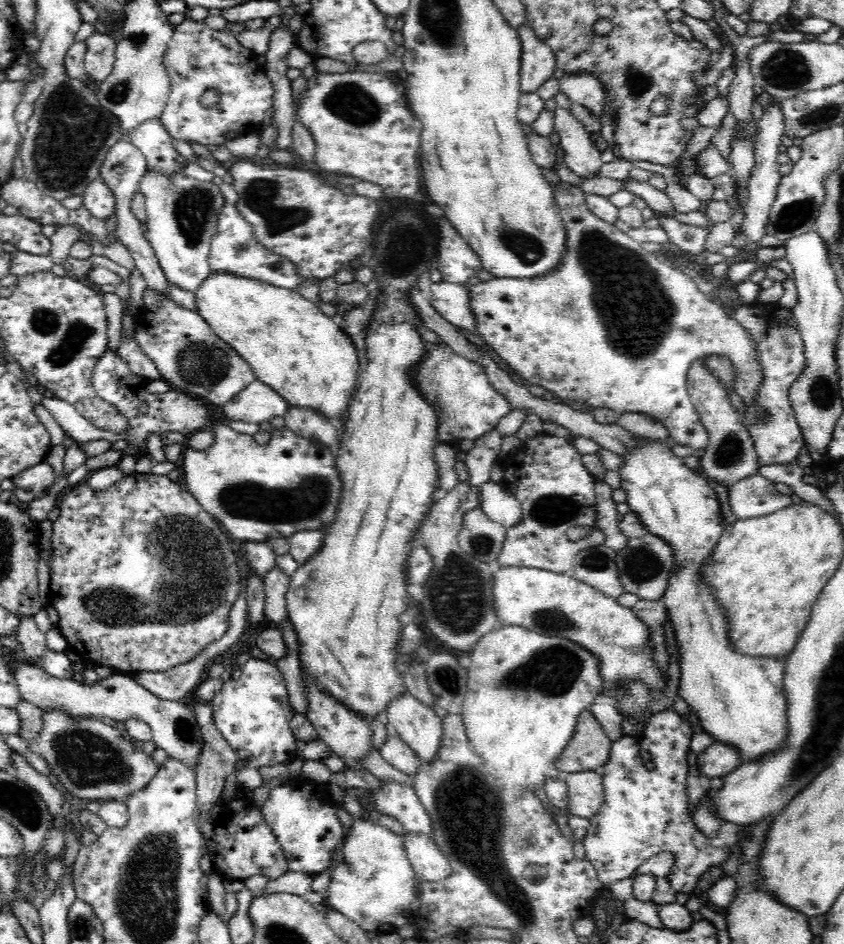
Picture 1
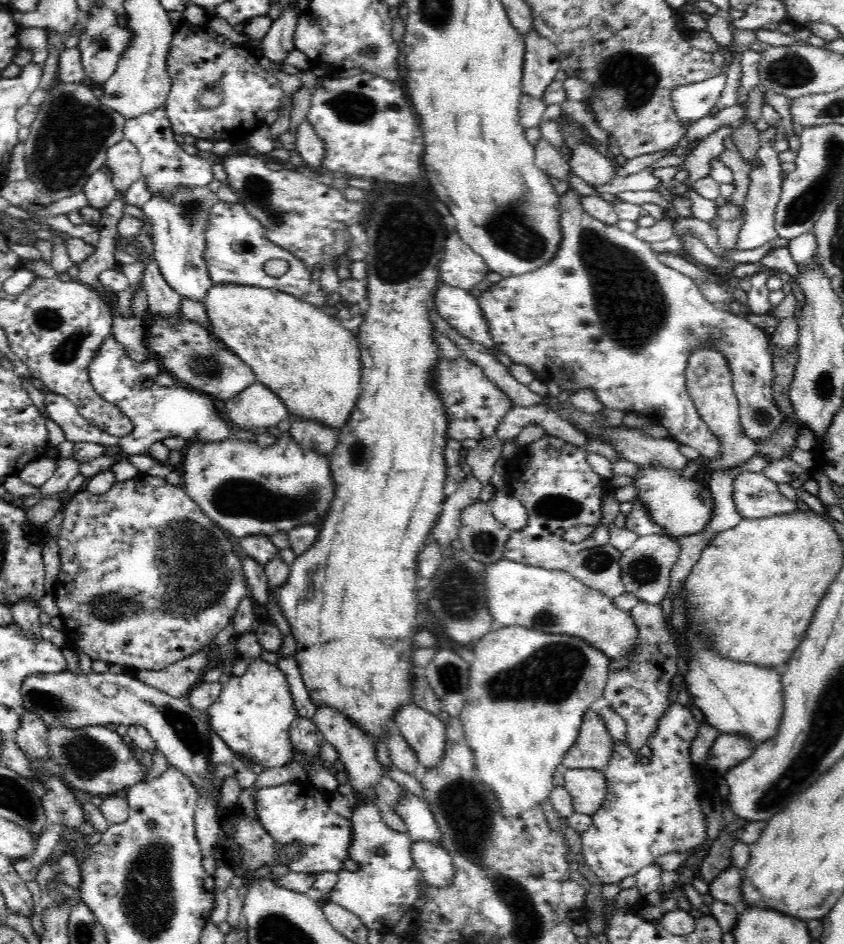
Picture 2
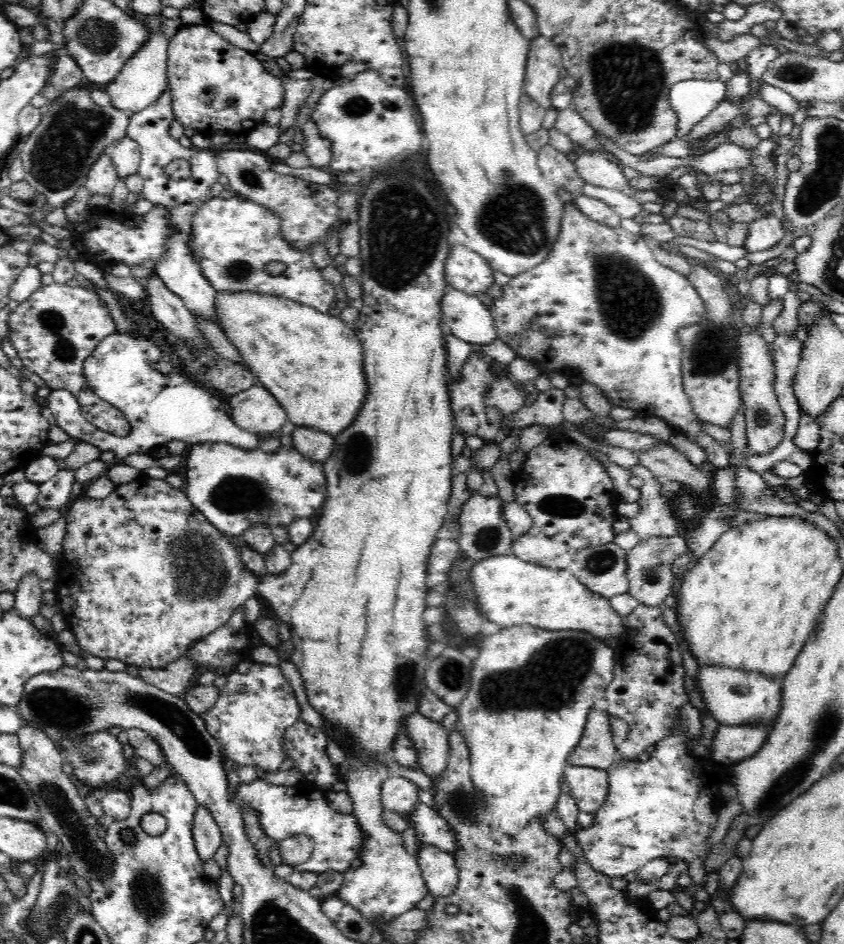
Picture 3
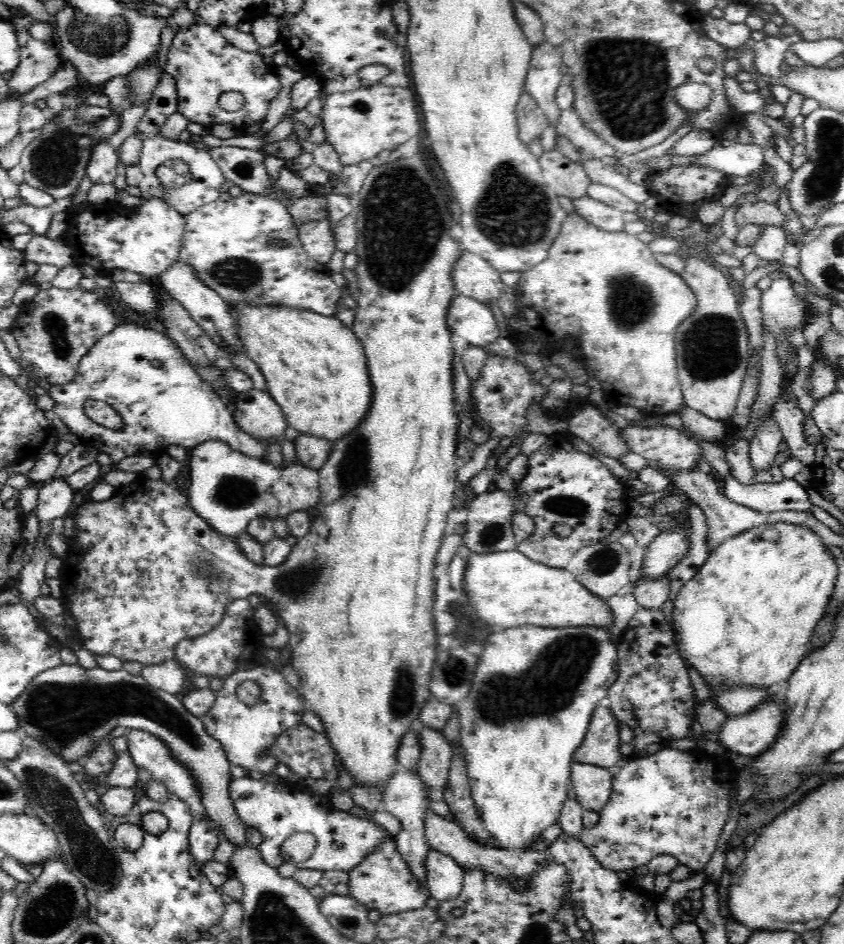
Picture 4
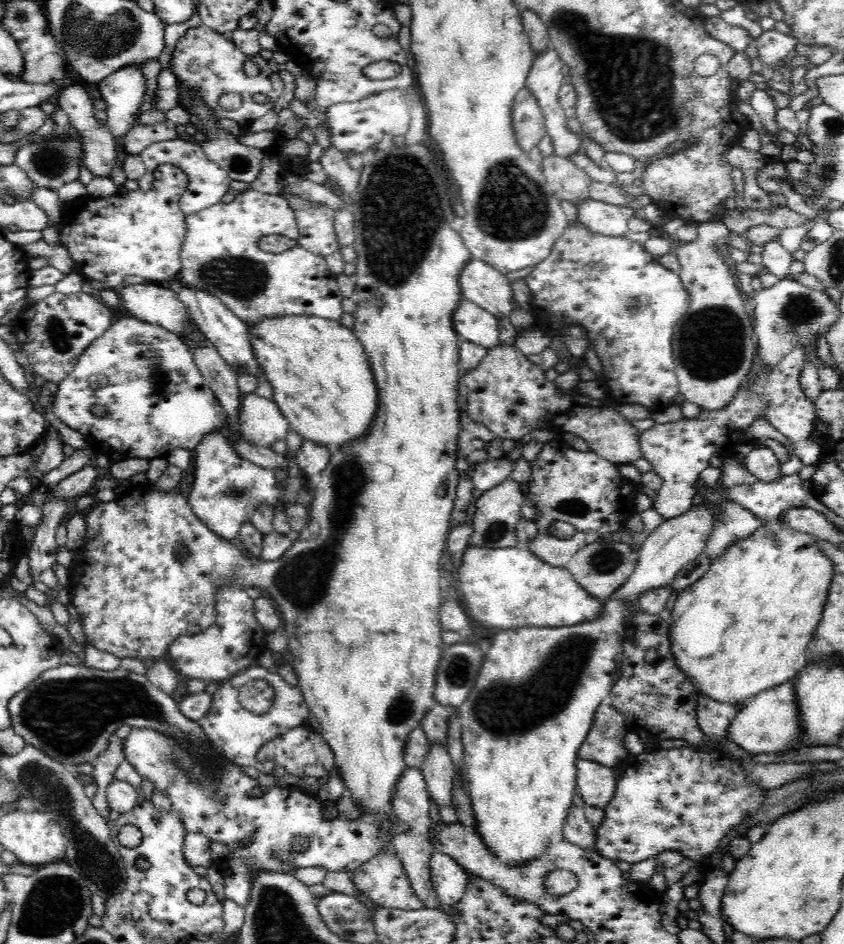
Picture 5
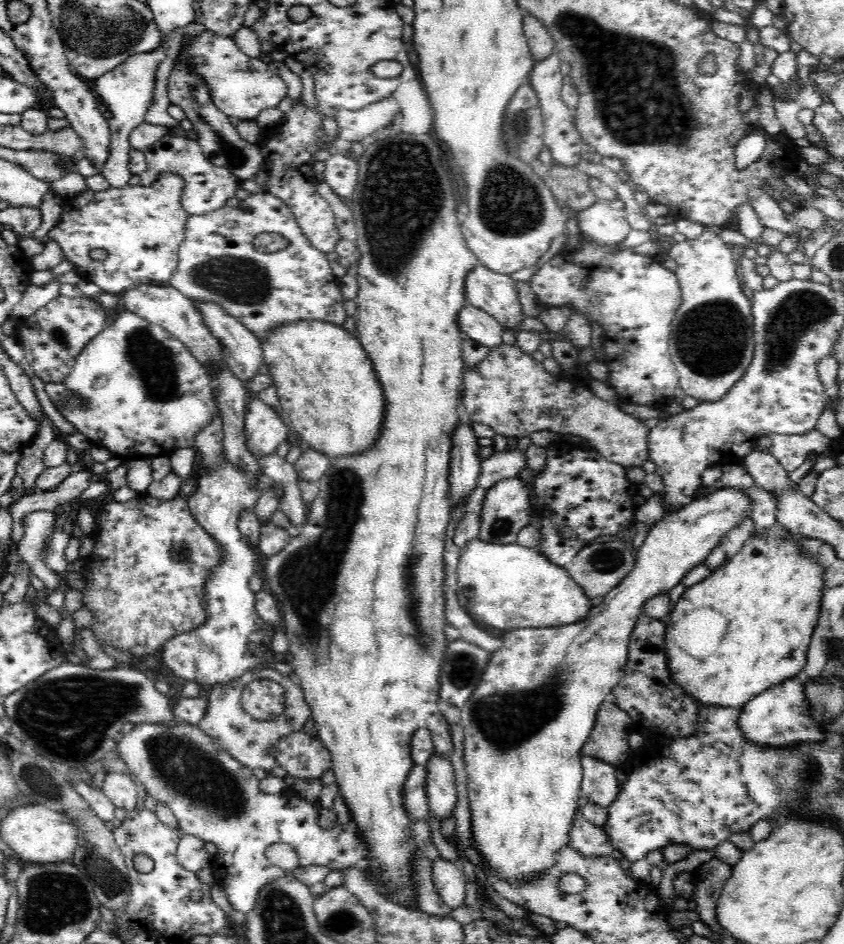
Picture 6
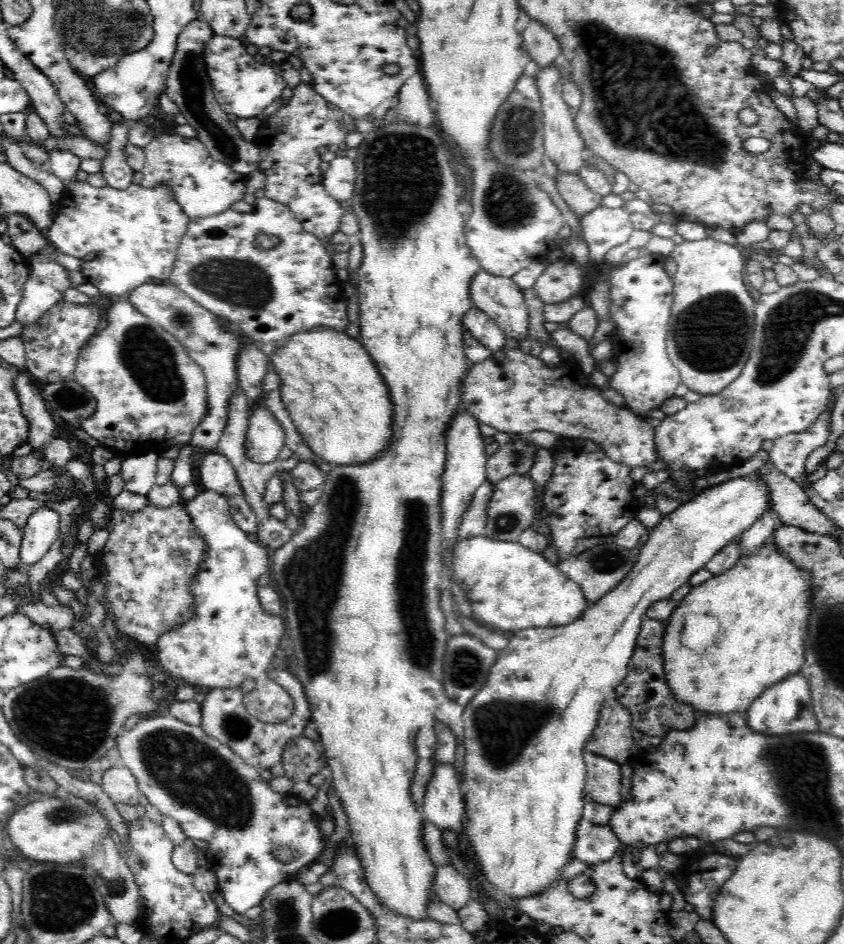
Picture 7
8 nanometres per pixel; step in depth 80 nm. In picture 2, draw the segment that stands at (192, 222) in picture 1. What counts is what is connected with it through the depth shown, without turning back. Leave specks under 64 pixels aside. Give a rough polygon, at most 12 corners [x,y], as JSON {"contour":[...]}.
{"contour":[[208,186],[152,197],[153,256],[183,298],[204,303]]}

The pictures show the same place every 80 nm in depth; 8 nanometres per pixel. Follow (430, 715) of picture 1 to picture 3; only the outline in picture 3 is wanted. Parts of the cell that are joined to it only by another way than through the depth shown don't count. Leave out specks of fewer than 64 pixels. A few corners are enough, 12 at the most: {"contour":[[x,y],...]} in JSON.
{"contour":[[418,712],[404,730],[419,770],[438,778],[450,756],[449,732]]}

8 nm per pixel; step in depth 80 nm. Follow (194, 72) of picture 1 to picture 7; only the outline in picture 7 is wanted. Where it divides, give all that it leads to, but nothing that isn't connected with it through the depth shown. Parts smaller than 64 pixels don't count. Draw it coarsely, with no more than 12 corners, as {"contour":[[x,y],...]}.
{"contour":[[239,38],[204,50],[215,100],[228,115],[259,117],[286,85]]}

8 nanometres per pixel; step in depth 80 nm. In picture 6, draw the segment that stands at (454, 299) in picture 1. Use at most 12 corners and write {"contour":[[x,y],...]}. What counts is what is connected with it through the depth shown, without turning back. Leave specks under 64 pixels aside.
{"contour":[[469,303],[458,327],[489,349],[503,342],[503,326]]}

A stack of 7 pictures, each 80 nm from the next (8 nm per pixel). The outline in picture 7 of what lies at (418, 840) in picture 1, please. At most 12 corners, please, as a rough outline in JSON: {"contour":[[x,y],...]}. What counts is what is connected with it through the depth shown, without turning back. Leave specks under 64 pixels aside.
{"contour":[[451,863],[436,868],[433,890],[454,910],[474,893],[468,874]]}

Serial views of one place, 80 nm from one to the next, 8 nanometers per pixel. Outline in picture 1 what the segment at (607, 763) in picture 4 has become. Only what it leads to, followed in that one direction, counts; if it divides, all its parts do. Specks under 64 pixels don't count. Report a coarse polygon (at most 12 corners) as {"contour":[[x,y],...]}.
{"contour":[[590,708],[554,767],[568,774],[608,762],[612,743]]}

